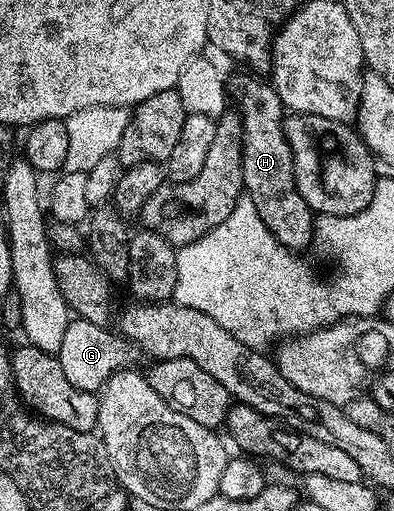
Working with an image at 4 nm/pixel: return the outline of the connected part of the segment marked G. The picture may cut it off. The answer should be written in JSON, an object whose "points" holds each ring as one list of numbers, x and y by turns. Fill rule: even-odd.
{"points":[[75,317,67,325,66,334,56,357,71,385,83,392,97,393,114,372,140,366,139,363,142,360,144,362,145,354,136,343,126,339,125,336,115,334,110,328]]}

